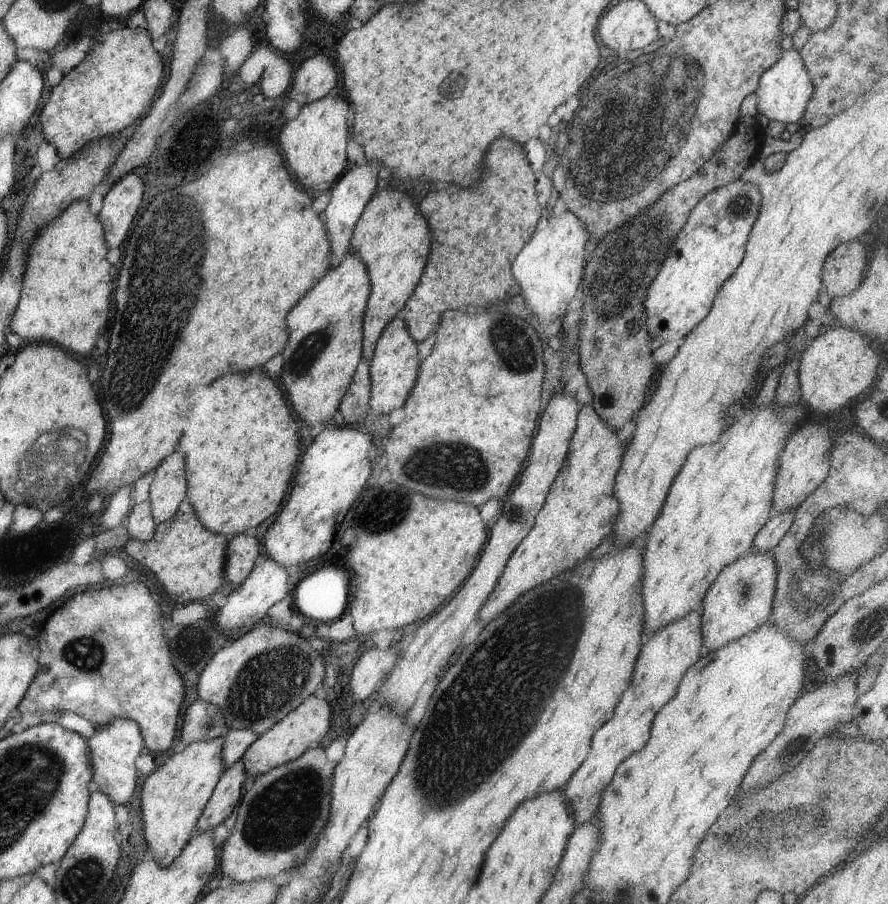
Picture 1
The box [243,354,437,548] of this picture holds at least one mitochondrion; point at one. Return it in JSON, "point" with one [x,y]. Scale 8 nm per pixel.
{"point":[384,512]}

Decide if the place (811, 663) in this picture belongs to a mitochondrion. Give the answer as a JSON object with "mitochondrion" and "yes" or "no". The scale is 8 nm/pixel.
{"mitochondrion":"no"}

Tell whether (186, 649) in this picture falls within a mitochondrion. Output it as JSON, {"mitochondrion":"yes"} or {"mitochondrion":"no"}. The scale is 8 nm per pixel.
{"mitochondrion":"no"}

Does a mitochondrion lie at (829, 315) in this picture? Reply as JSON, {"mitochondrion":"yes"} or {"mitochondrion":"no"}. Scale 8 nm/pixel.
{"mitochondrion":"no"}

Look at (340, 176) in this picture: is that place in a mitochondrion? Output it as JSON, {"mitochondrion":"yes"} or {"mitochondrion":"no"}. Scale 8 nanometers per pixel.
{"mitochondrion":"no"}

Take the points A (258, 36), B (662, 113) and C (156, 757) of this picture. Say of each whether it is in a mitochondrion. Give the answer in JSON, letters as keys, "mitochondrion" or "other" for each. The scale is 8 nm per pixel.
{"A":"other","B":"mitochondrion","C":"other"}

